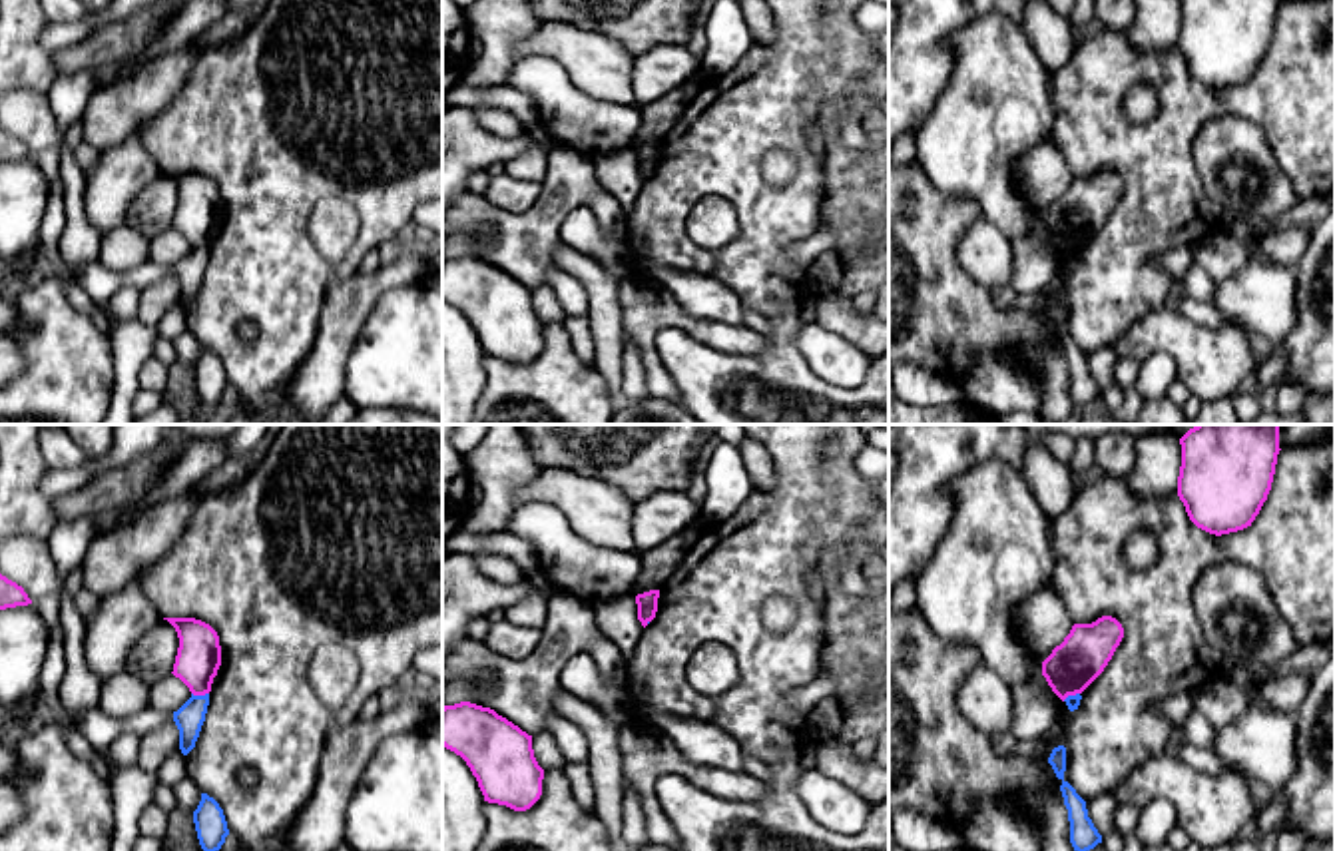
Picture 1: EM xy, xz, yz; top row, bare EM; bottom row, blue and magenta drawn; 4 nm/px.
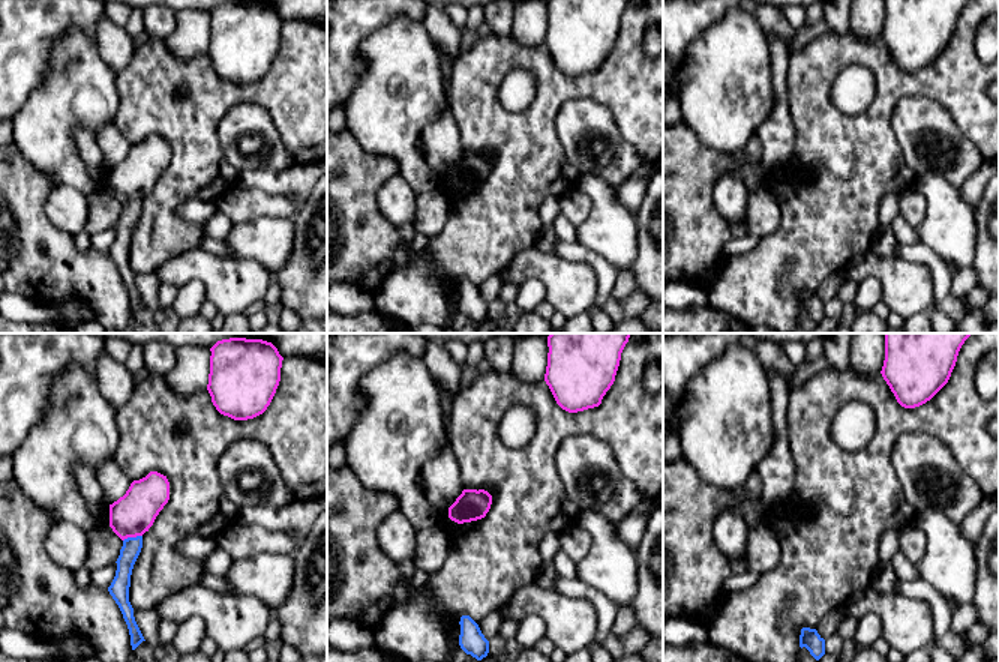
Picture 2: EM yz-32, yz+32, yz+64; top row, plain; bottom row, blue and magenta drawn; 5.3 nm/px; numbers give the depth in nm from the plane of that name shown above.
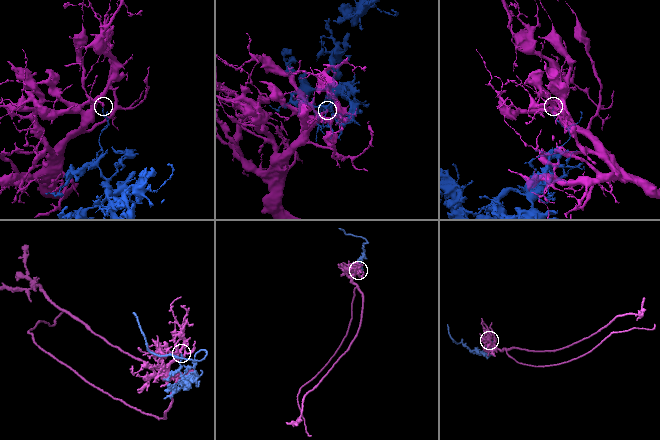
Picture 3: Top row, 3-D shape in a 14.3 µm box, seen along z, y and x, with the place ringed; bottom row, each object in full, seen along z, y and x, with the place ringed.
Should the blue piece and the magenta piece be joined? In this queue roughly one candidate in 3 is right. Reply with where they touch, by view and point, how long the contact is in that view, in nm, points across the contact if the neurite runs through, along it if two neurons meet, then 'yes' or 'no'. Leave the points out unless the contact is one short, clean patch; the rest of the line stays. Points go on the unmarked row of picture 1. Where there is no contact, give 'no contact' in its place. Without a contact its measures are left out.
xy (200, 250) | 70 nm | along xy (192, 246), (208, 248) | no

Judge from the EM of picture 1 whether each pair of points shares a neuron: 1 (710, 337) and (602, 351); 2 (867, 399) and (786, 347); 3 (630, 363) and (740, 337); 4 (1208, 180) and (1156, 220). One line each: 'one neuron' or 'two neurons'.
1: two neurons
2: one neuron
3: two neurons
4: two neurons

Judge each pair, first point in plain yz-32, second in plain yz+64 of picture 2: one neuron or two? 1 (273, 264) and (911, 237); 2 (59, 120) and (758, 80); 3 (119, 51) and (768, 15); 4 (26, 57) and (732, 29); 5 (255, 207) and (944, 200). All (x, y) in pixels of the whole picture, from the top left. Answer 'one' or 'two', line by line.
1: two
2: one
3: one
4: two
5: two

